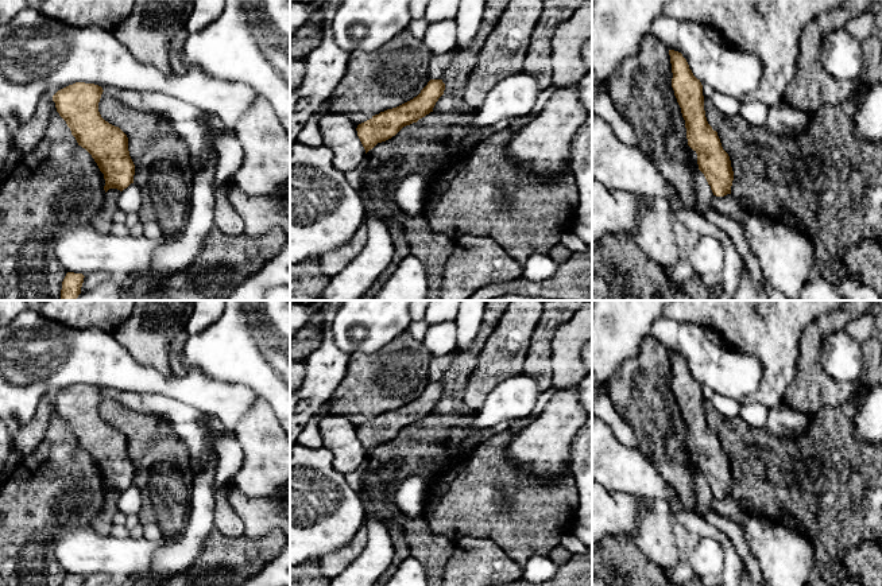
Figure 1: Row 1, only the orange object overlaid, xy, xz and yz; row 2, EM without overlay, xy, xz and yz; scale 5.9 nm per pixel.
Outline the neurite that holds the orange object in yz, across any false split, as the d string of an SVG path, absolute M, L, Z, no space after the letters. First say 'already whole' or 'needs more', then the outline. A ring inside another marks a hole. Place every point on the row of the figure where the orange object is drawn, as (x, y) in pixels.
already whole; M669 50L672 88L685 120L688 145L697 154L699 170L704 174L713 195L731 194L734 171L717 132L708 124L704 110L703 85L681 53Z

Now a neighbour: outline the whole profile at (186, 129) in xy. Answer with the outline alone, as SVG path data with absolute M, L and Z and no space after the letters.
M205 119L174 123L174 129L187 144L192 154L197 154L206 145L210 145L213 152L193 178L190 213L185 229L175 240L158 248L154 253L150 271L146 275L151 280L146 300L162 300L163 280L193 265L208 233L214 228L216 190L213 181L217 164L217 152L213 144L214 135Z

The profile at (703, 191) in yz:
M699 168L693 174L693 189L700 211L711 210L711 198L713 197L713 193Z

